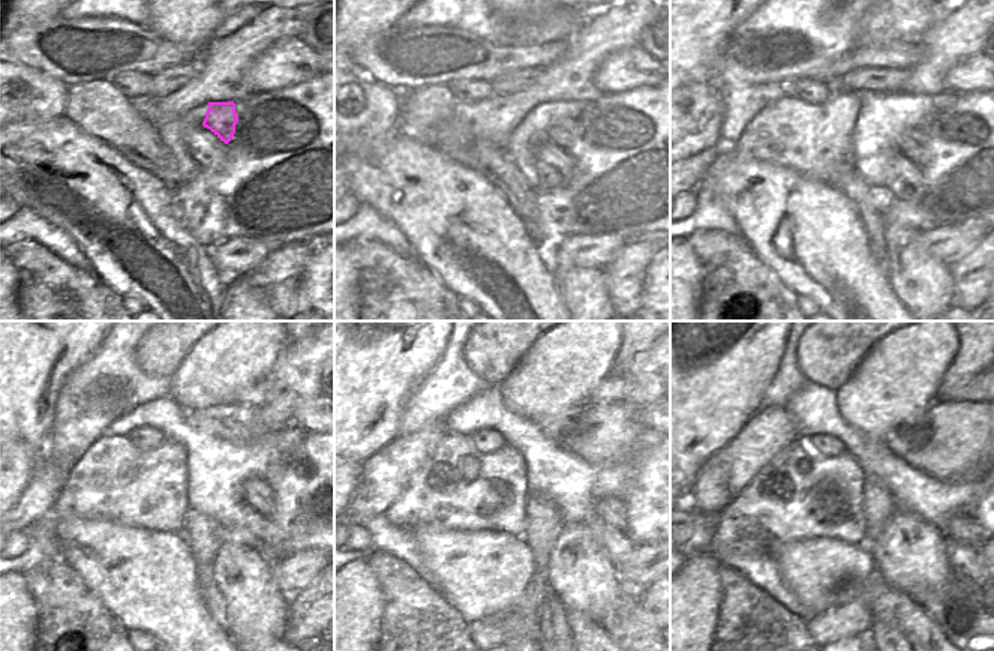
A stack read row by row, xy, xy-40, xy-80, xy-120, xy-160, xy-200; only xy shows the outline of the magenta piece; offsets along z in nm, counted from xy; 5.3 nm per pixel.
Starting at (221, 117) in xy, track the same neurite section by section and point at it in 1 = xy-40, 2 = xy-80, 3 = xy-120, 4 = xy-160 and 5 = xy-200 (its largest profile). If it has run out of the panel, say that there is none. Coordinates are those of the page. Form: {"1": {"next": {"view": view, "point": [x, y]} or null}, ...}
{"1": {"next": {"view": "xy-40", "point": [565, 132]}}, "2": {"next": {"view": "xy-80", "point": [912, 144]}}, "3": {"next": {"view": "xy-120", "point": [257, 492]}}, "4": {"next": {"view": "xy-160", "point": [612, 510]}}, "5": {"next": {"view": "xy-200", "point": [964, 530]}}}

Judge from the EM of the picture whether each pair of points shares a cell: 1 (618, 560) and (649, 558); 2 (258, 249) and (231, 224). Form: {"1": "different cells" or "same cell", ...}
{"1": "different cells", "2": "different cells"}

